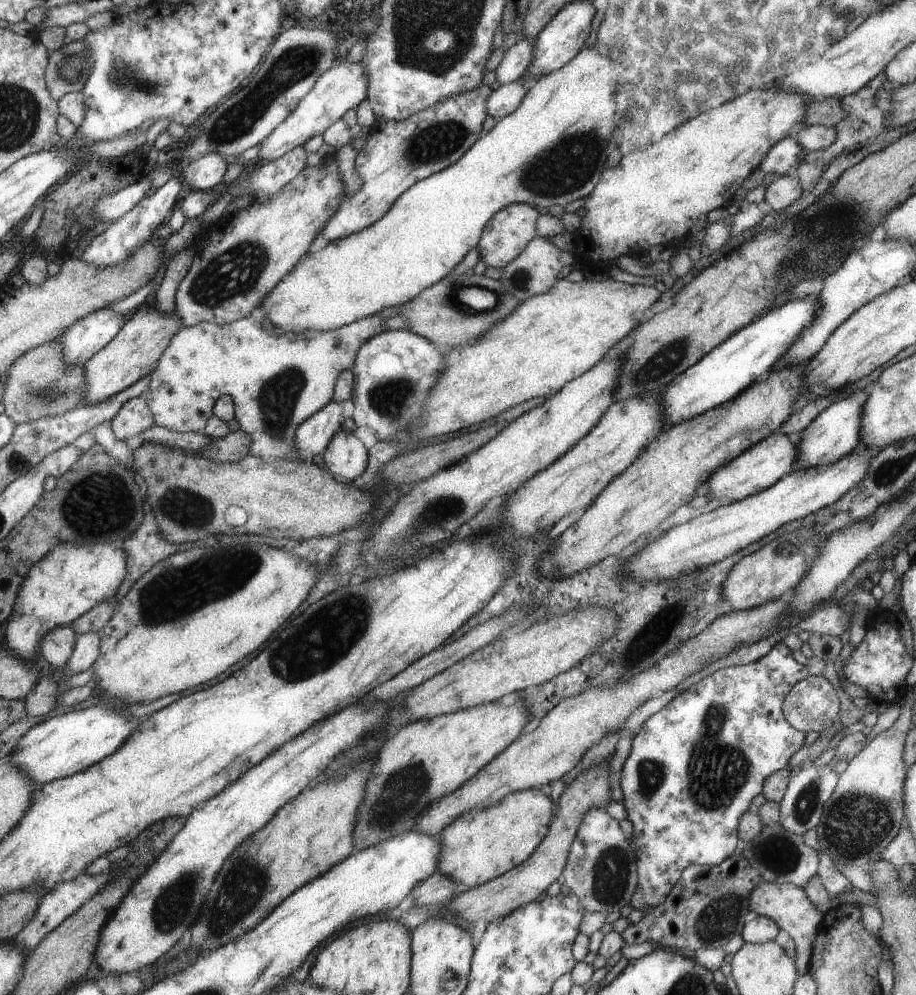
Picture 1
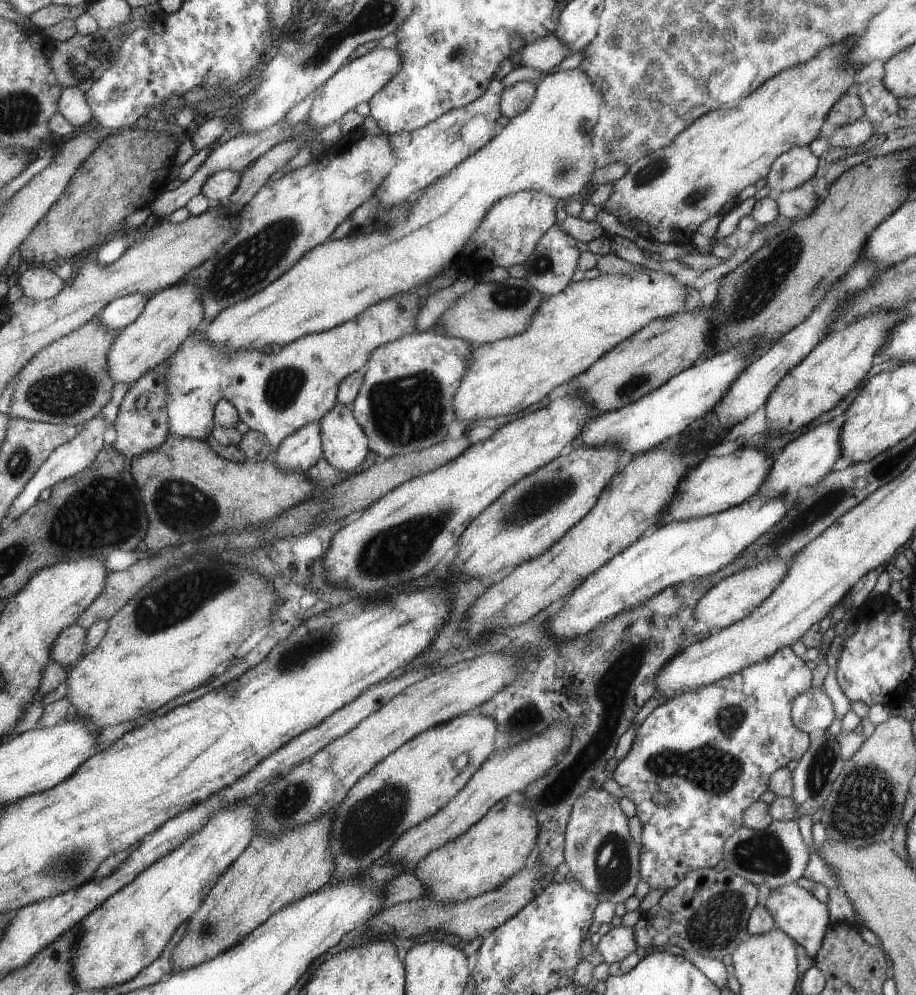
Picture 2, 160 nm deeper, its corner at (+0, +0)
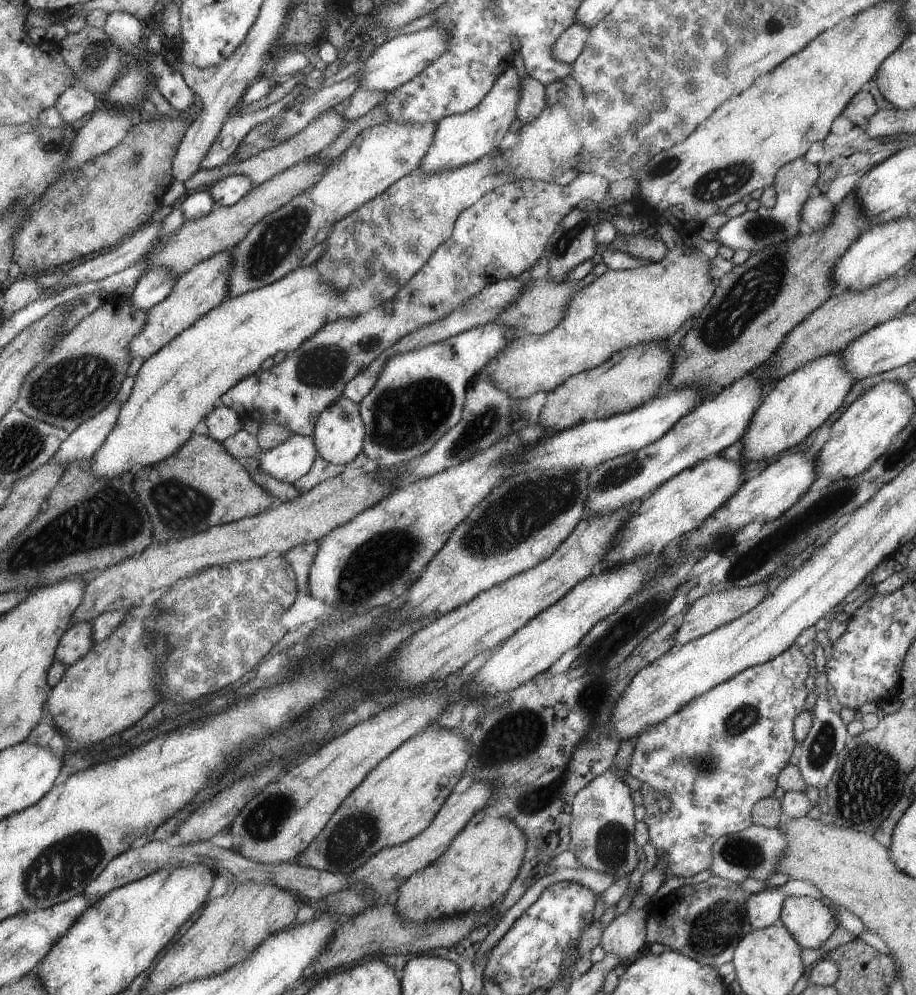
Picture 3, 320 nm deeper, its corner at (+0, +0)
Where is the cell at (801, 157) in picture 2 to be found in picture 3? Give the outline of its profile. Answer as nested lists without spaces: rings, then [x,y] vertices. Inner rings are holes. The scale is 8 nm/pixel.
[[[804,157],[795,158],[791,162],[787,162],[777,170],[775,178],[771,182],[771,188],[775,190],[776,202],[771,210],[760,209],[755,212],[752,217],[735,216],[731,218],[715,232],[714,240],[721,246],[727,246],[732,251],[742,249],[749,254],[753,254],[771,246],[771,244],[779,244],[787,238],[793,238],[798,234],[797,224],[799,224],[799,210],[805,204],[805,200],[809,198],[809,189],[815,185],[818,178],[818,169],[815,164],[809,164]]]

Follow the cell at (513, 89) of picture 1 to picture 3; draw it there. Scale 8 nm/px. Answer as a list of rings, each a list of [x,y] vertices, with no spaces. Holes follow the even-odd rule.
[[[520,53],[515,54],[512,67],[519,77],[519,101],[515,104],[515,116],[521,123],[529,124],[539,116],[545,106],[544,85],[529,76]]]

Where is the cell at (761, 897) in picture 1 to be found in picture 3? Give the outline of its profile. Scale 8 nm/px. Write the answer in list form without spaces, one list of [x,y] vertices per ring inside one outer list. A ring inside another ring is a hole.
[[[802,894],[787,896],[781,902],[778,921],[803,949],[819,948],[835,930],[829,908],[825,908],[821,900]]]

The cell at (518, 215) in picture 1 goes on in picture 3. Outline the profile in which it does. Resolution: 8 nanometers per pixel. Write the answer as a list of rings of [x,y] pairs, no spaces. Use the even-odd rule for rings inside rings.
[[[589,172],[579,173],[574,181],[565,185],[557,186],[555,183],[541,182],[541,180],[517,179],[483,194],[483,197],[458,214],[450,238],[430,255],[422,269],[391,298],[391,301],[373,306],[365,314],[357,314],[353,318],[339,318],[327,323],[321,330],[317,330],[313,336],[307,338],[298,349],[287,352],[285,359],[279,364],[273,364],[267,370],[258,369],[254,374],[249,374],[231,386],[231,389],[219,399],[219,403],[235,410],[242,420],[253,421],[259,425],[279,424],[287,428],[291,434],[312,435],[318,414],[337,398],[342,397],[347,382],[366,369],[379,354],[383,354],[389,346],[413,330],[427,326],[439,318],[445,318],[449,312],[456,310],[461,302],[465,302],[473,294],[478,294],[483,286],[500,279],[515,278],[523,270],[531,268],[531,264],[537,258],[541,259],[541,252],[546,249],[547,240],[558,229],[559,222],[562,222],[569,210],[579,200],[591,199],[599,203],[605,198],[608,184],[605,178]]]

